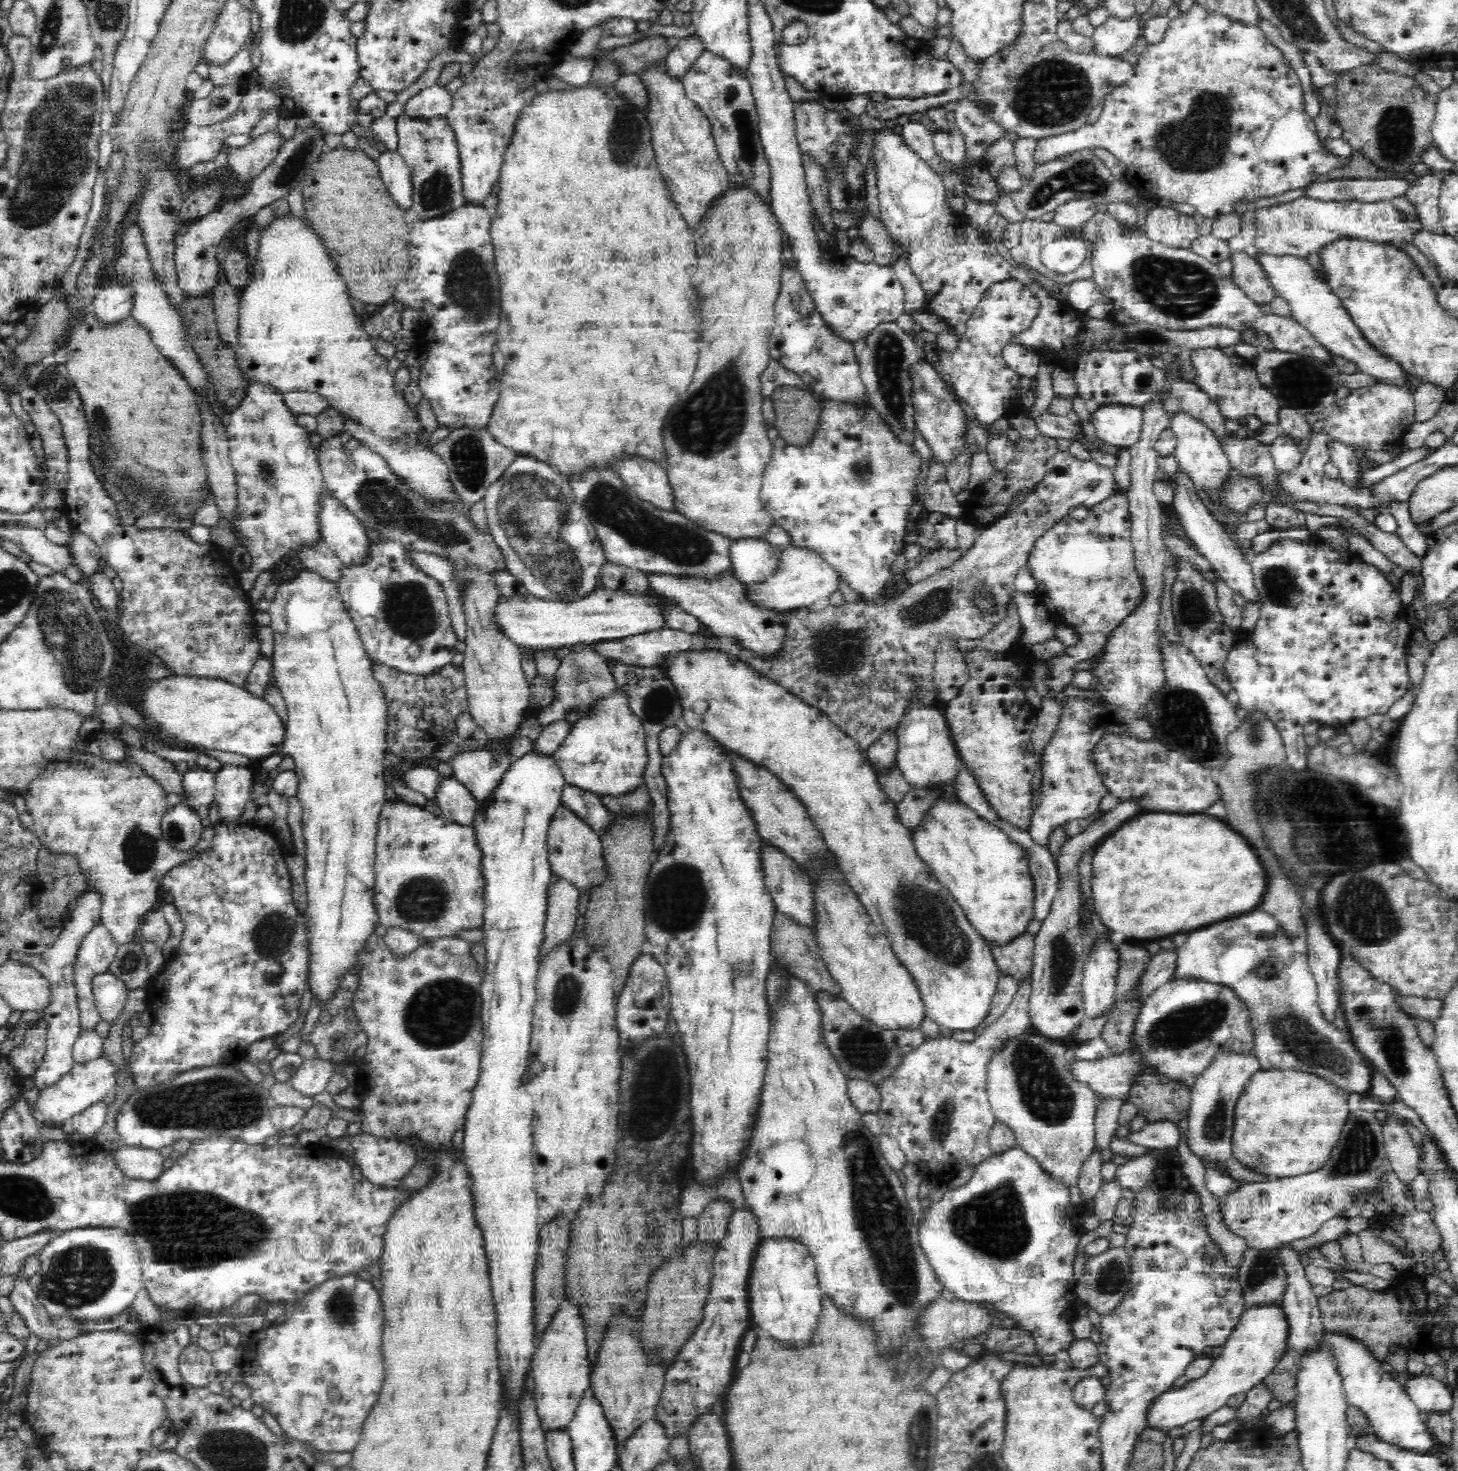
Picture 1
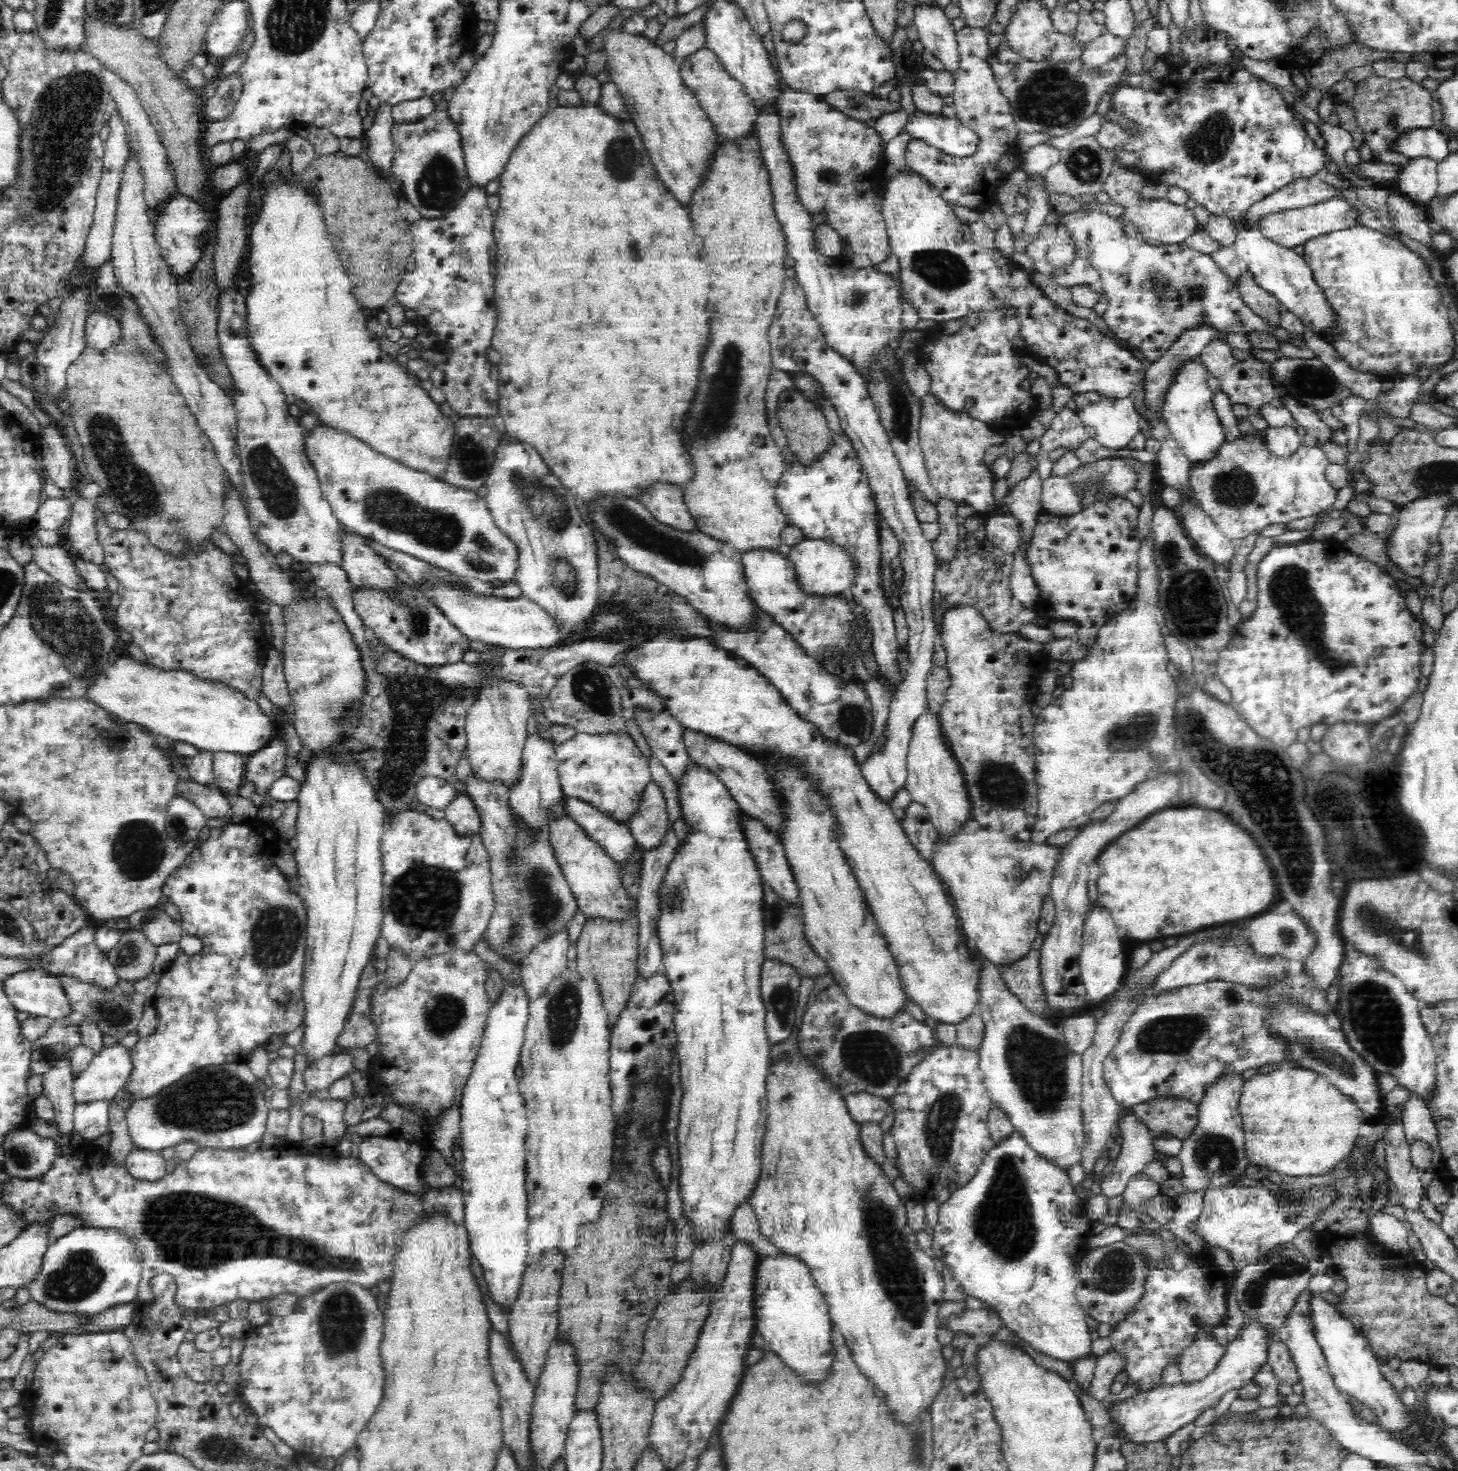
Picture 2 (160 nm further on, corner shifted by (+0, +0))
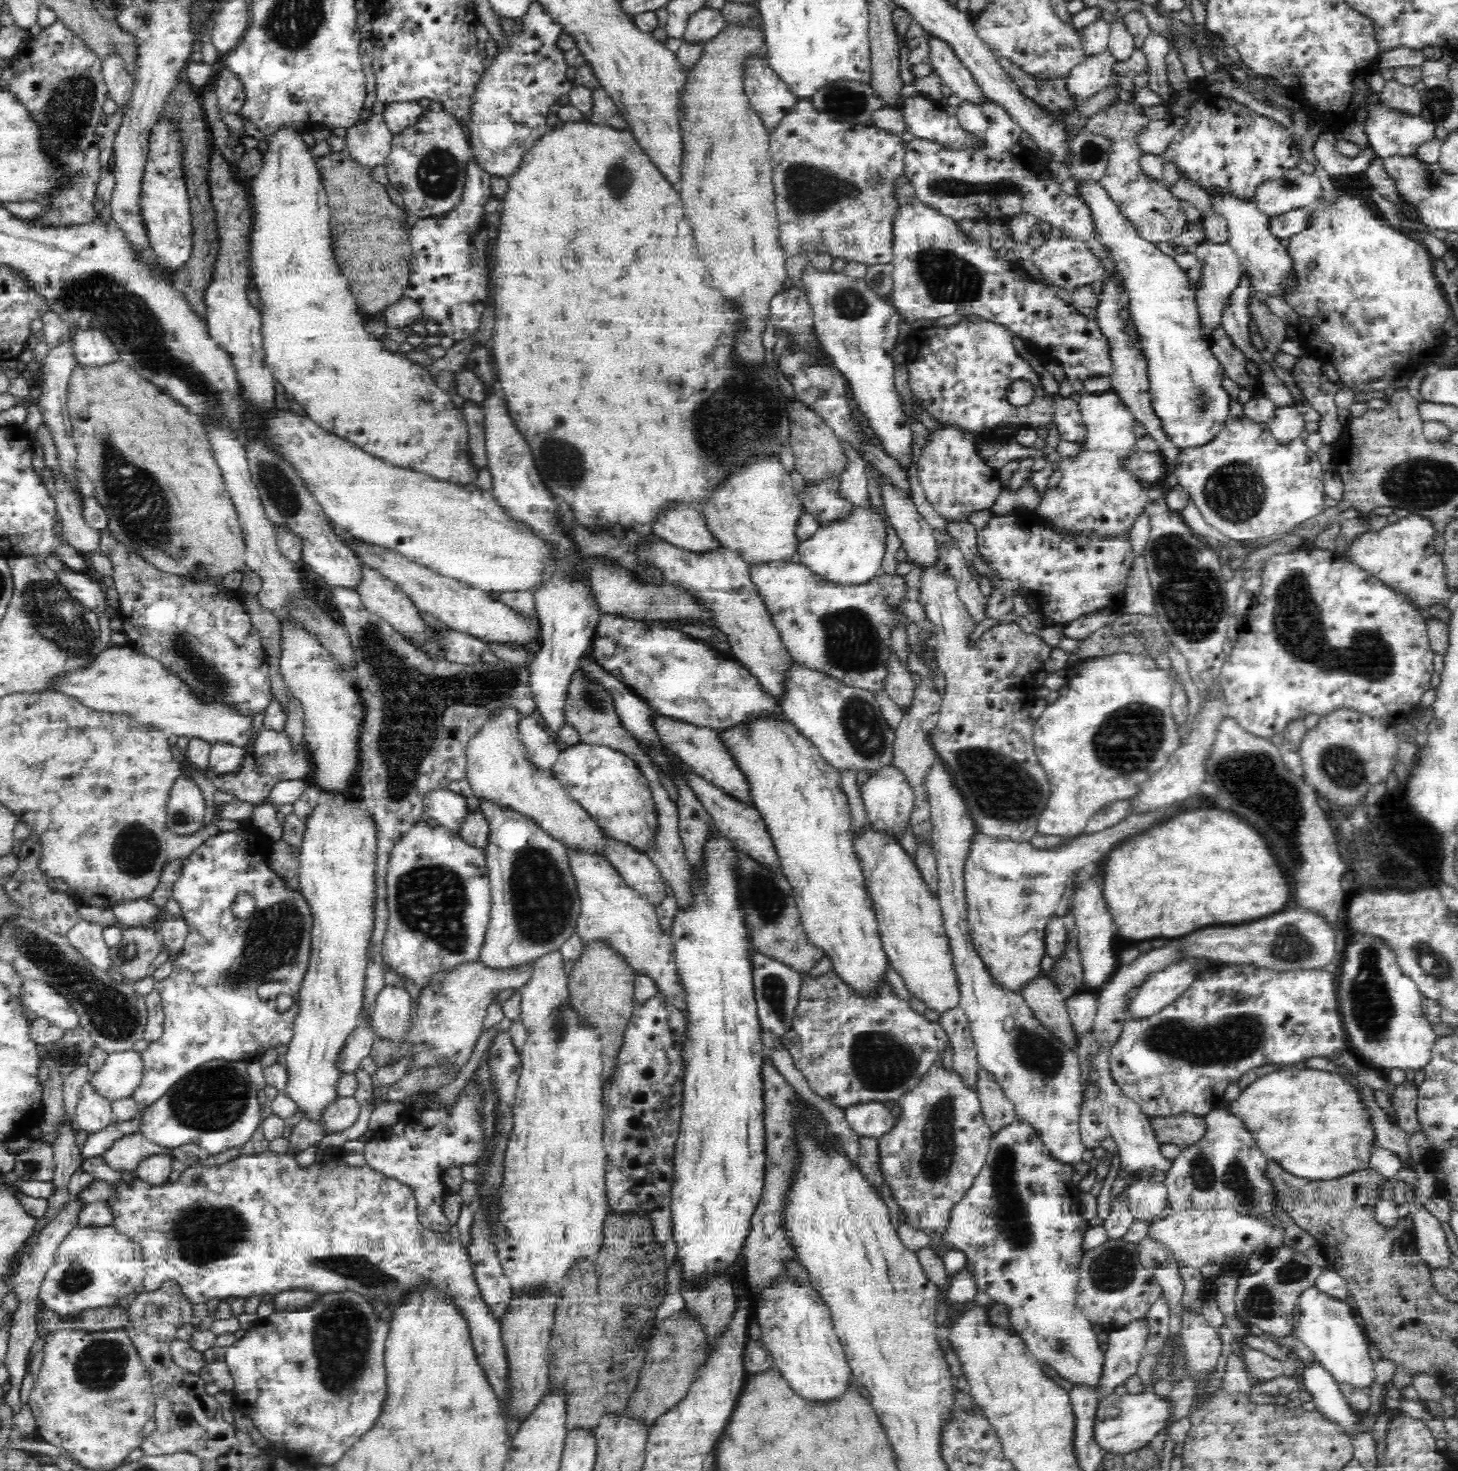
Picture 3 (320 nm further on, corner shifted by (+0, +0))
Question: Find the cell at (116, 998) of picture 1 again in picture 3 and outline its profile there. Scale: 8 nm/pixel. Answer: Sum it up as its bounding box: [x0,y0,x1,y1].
[67,920,111,973]

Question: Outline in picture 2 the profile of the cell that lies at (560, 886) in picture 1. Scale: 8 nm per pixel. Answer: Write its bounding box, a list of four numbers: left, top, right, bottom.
[521,926,570,1000]

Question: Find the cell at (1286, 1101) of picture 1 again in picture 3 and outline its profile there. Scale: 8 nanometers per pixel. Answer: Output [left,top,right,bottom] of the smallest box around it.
[1235,1067,1375,1180]

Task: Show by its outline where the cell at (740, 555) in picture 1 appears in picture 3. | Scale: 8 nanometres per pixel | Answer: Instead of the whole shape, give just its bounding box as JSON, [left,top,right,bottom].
[748,560,908,694]

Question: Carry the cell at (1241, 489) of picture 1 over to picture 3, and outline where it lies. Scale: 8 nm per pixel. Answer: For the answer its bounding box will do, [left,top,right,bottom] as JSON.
[1175,416,1324,540]

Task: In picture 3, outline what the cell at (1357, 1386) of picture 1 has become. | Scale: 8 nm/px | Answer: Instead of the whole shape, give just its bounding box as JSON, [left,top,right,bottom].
[1295,1286,1376,1395]

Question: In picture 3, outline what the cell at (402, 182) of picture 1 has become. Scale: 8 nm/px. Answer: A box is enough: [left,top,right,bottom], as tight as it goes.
[345,114,393,168]

